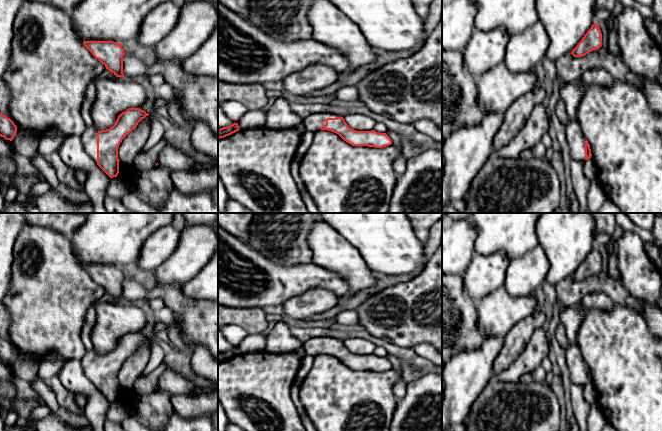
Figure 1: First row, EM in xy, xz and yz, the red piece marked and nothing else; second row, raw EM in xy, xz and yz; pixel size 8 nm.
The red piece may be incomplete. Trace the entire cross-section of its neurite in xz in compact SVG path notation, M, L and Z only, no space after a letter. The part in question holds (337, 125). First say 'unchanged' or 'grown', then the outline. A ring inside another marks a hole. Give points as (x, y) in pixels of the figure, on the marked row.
grown; M331 113L311 114L303 119L305 131L316 133L327 130L338 134L344 141L353 146L368 146L383 148L392 144L386 133L371 131L356 131L350 128L344 118Z

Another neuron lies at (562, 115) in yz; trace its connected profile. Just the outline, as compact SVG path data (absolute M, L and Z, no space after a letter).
M559 99L556 105L556 109L555 109L556 115L558 120L563 124L563 125L567 125L569 119L568 113L566 111L566 107L564 102Z

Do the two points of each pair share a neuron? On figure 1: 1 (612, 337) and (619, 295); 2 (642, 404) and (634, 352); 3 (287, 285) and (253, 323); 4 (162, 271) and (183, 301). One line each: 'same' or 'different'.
1: different
2: same
3: different
4: different

